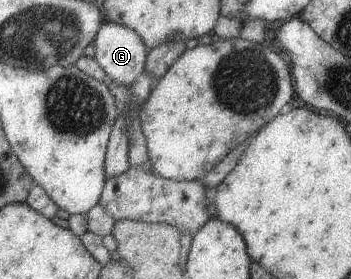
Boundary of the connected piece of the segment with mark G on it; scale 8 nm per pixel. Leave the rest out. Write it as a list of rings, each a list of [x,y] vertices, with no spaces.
[[[104,21],[94,36],[94,61],[109,79],[130,85],[144,70],[146,46],[129,27]]]

